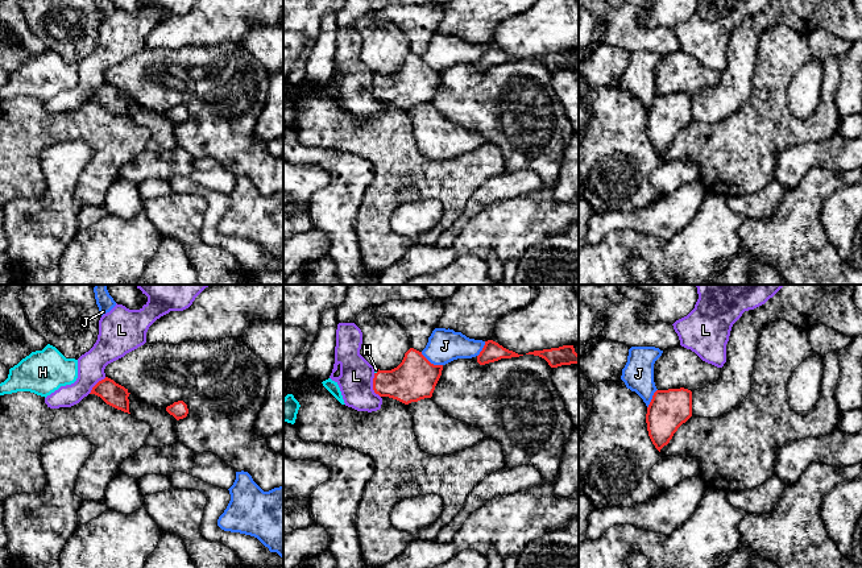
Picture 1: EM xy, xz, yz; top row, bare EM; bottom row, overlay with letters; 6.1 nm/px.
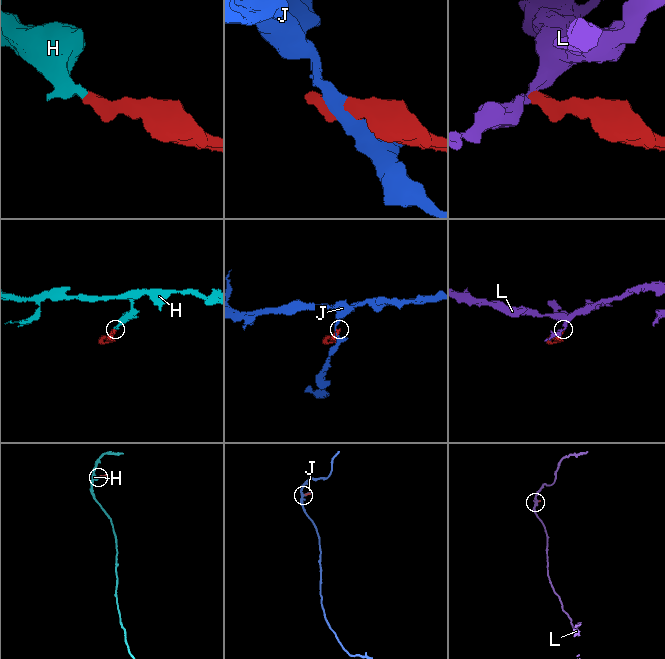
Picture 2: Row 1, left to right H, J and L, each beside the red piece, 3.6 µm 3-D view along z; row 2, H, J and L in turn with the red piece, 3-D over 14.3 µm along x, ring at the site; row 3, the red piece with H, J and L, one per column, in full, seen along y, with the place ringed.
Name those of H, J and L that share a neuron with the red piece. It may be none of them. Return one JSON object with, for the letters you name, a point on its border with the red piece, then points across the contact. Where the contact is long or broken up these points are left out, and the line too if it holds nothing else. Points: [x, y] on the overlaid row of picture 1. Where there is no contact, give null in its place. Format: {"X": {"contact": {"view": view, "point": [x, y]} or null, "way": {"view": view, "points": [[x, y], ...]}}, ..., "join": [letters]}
{"H": {"contact": {"view": "xz", "point": [377, 372]}, "way": {"view": "xz", "points": [[415, 377], [382, 377], [377, 372], [376, 369]]}}, "join": ["H"]}

